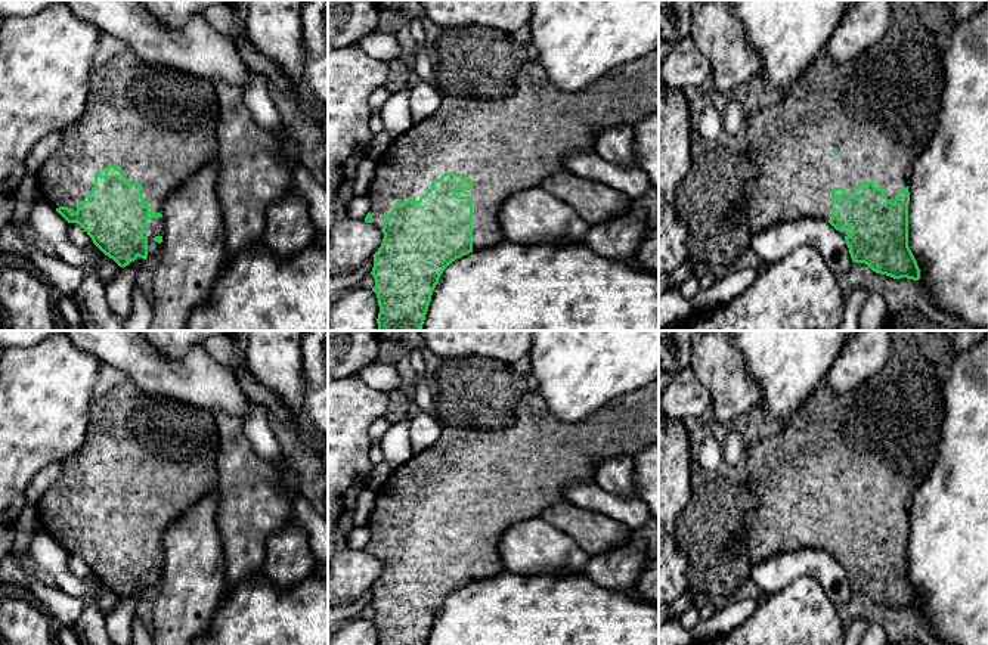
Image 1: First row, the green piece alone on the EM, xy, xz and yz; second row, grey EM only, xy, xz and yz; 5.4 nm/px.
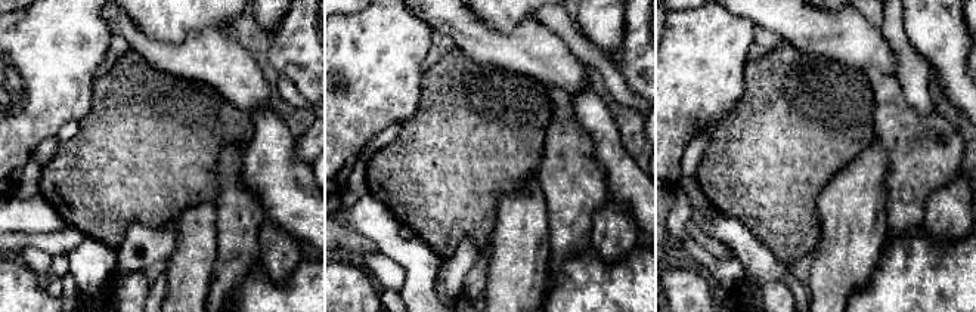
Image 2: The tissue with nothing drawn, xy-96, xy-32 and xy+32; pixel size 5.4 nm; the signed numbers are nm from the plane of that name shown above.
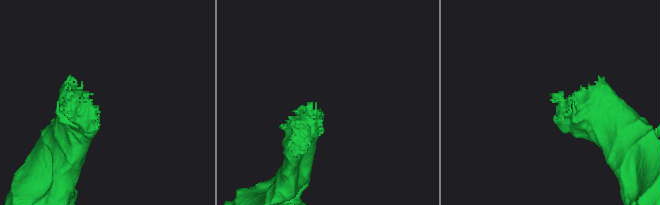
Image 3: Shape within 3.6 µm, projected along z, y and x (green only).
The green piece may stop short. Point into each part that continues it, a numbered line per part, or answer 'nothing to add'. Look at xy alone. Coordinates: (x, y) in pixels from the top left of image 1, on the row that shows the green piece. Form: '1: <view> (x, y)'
1: xy (160, 126)

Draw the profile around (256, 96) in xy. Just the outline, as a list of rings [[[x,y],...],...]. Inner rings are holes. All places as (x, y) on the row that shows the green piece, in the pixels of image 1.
[[[248,66],[251,77],[245,84],[244,103],[254,123],[275,136],[284,134],[284,123],[267,90],[267,75]]]

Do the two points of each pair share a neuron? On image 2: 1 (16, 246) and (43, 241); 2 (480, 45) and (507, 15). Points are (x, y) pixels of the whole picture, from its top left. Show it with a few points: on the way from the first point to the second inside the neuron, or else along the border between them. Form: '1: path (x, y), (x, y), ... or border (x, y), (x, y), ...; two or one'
1: path (22, 241), (37, 241); one
2: border (474, 15), (498, 31), (510, 31), (526, 18); two

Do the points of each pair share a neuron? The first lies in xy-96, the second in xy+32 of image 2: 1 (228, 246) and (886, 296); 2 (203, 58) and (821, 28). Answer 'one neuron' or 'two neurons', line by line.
1: two neurons
2: one neuron

